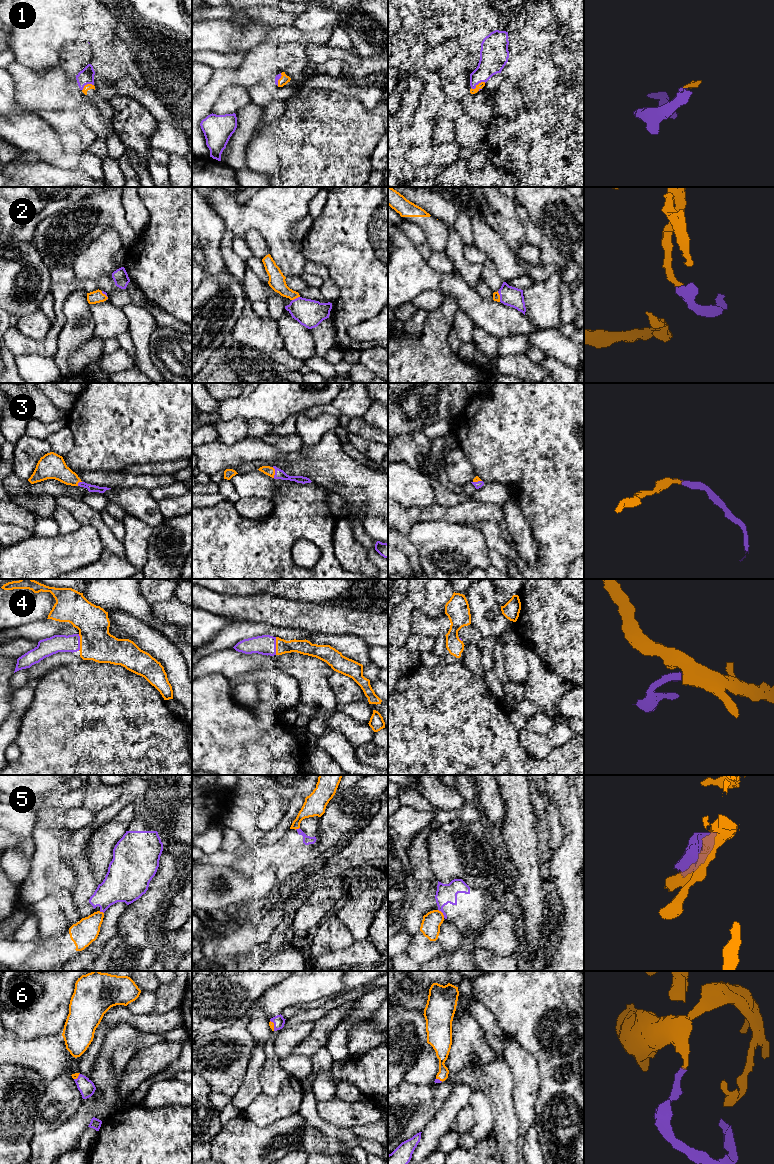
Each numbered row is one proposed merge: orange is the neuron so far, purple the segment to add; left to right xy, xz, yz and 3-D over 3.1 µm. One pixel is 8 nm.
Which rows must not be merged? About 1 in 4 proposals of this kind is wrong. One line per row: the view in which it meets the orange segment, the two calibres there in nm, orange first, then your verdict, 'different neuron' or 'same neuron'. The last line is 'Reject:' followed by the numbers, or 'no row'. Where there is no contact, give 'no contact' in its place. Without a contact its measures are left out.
1: contact in yz; calibres 50 and 220 nm; same neuron
2: contact in yz; calibres 60 and 160 nm; same neuron
3: contact in xz; calibres 80 and 80 nm; same neuron
4: contact in xz; calibres 120 and 160 nm; same neuron
5: contact in yz; calibres 160 and 160 nm; different neuron
6: contact in xz; calibres 50 and 90 nm; same neuron
Reject: 5

